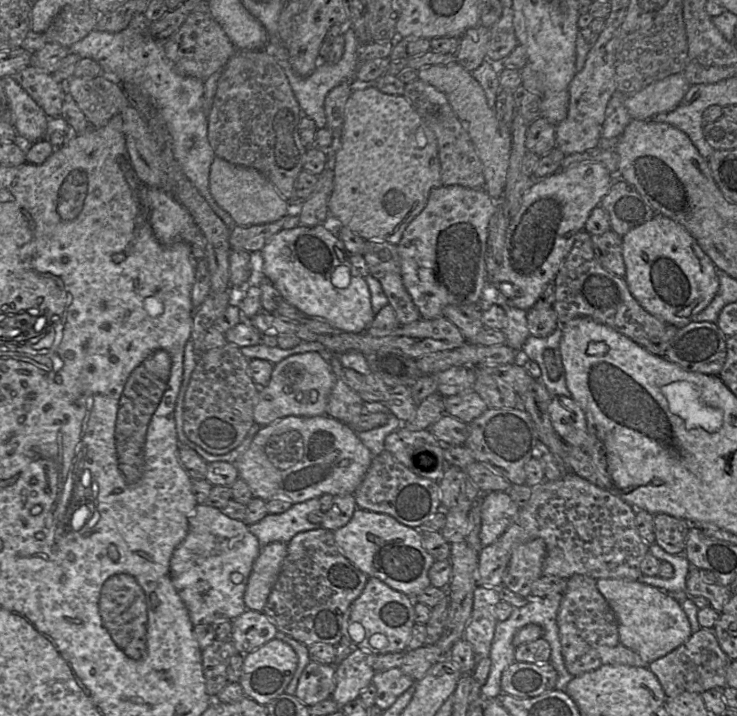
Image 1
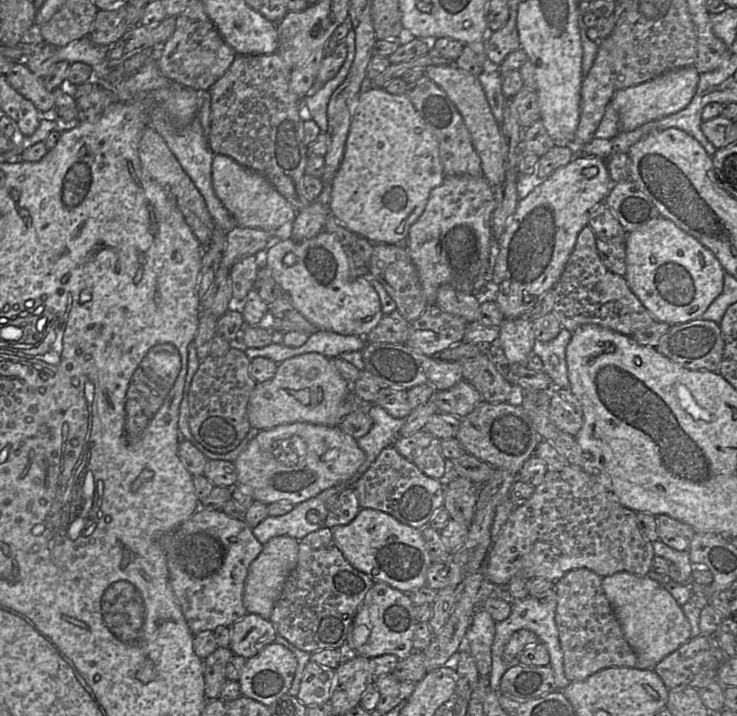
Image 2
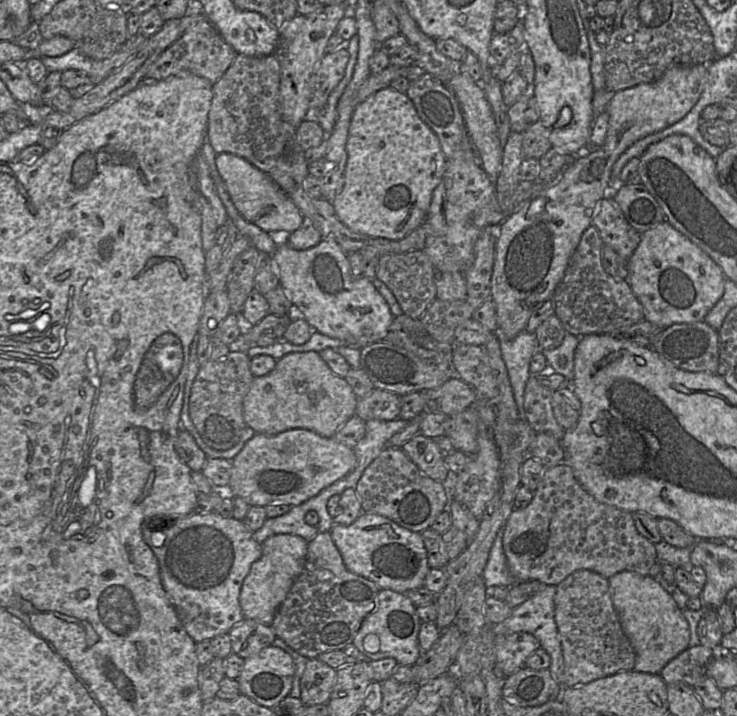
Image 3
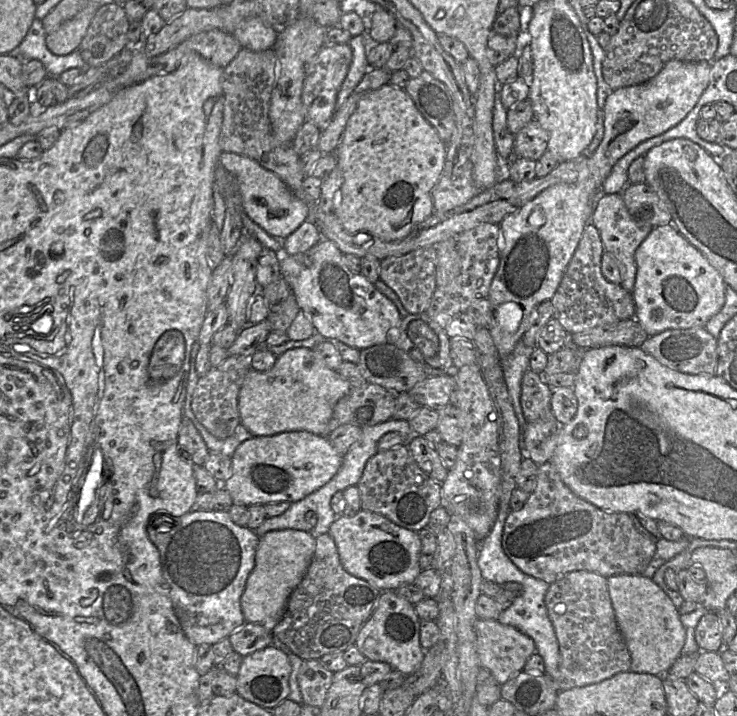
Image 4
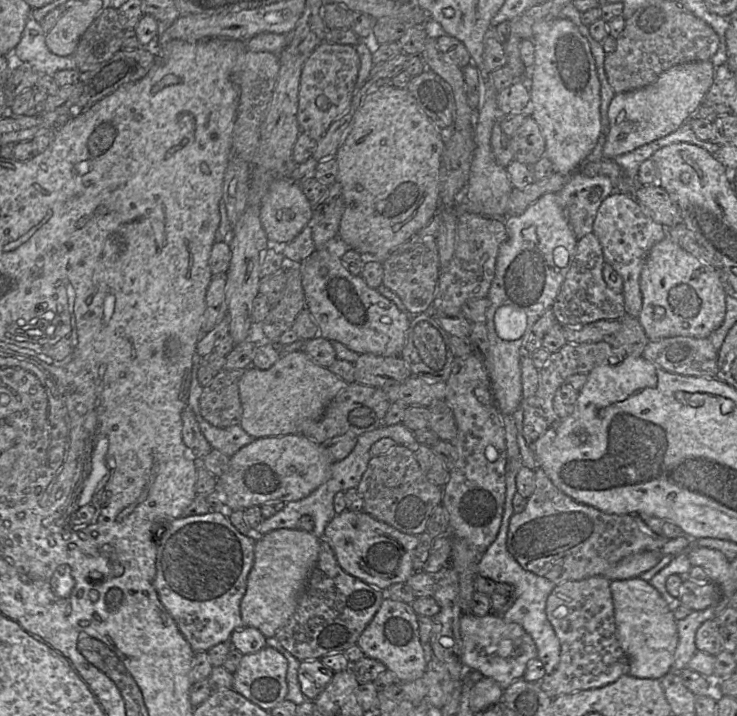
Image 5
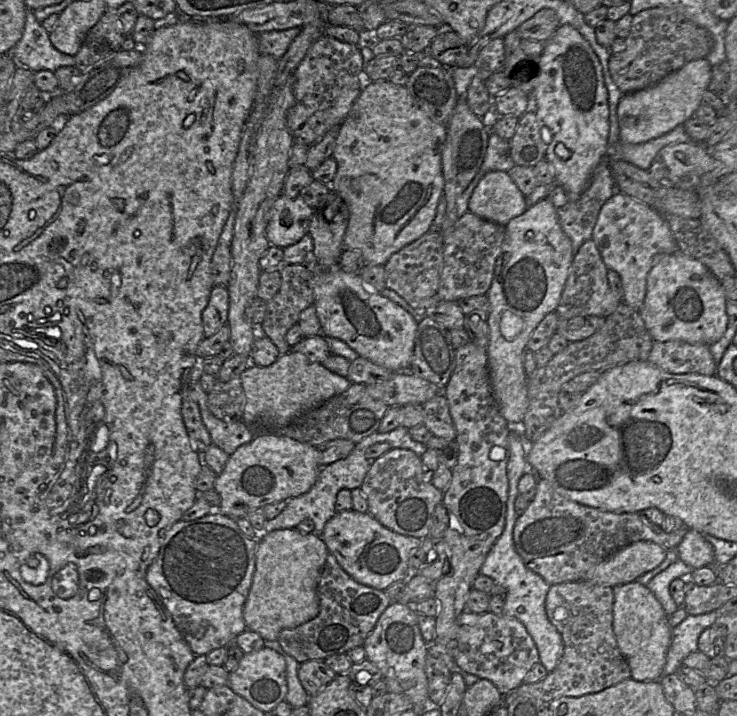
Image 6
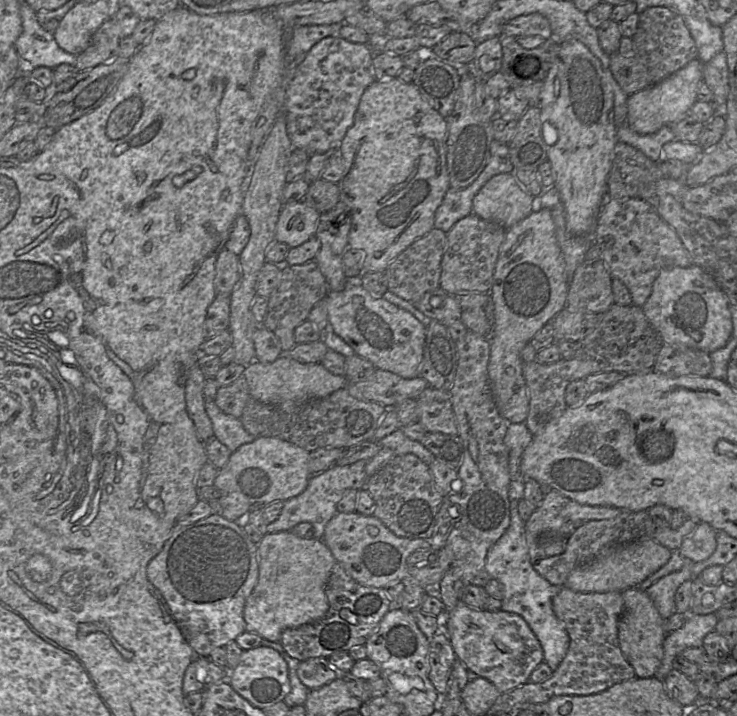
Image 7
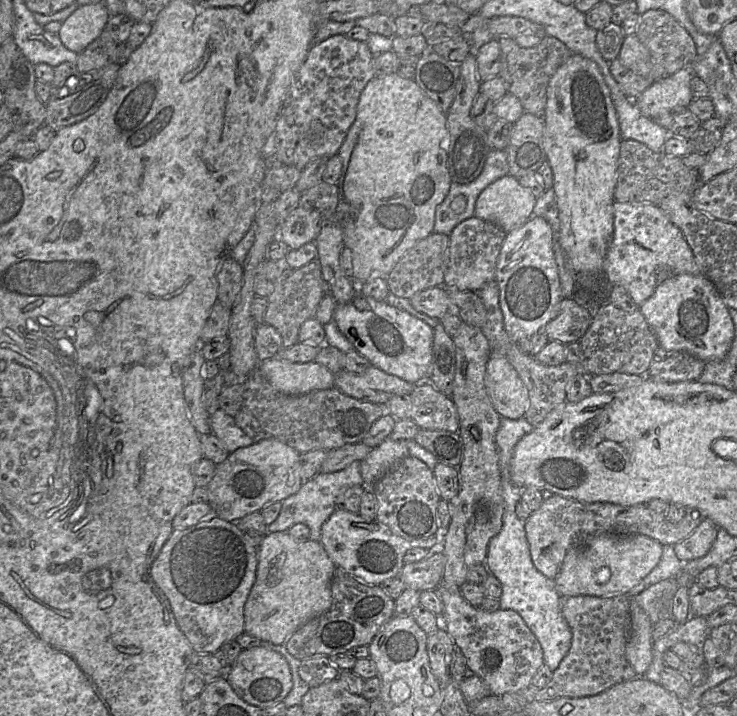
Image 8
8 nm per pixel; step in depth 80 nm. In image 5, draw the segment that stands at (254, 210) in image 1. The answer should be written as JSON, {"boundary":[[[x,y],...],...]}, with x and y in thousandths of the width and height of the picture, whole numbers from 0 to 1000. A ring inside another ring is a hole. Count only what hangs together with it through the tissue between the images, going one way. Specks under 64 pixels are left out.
{"boundary":[[[393,249],[373,250],[353,288],[353,307],[365,339],[395,338],[419,314],[425,291],[407,258]]]}

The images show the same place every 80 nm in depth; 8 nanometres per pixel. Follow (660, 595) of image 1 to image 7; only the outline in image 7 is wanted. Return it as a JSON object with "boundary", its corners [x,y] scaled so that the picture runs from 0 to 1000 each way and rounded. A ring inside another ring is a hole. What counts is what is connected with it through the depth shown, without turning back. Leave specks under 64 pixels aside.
{"boundary":[[[866,820],[852,821],[844,825],[844,835],[845,853],[839,869],[841,906],[851,925],[859,932],[863,946],[886,946],[901,916],[900,898],[905,888],[901,865],[877,825]]]}

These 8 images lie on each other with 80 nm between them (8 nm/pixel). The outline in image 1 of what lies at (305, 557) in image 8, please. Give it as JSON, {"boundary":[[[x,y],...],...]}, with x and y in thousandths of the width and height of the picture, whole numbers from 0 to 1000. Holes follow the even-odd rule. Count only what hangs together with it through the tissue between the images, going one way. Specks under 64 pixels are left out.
{"boundary":[[[369,757],[354,765],[331,828],[334,852],[357,855],[389,775],[389,760]]]}

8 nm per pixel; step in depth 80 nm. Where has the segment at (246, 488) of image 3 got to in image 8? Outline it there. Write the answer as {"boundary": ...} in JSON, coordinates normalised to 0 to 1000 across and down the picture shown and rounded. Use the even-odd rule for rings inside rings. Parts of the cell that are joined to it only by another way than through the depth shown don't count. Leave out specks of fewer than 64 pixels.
{"boundary":[[[365,612],[323,626],[293,649],[290,666],[280,679],[288,716],[311,729],[400,690],[412,672],[407,665],[407,633],[380,615]]]}

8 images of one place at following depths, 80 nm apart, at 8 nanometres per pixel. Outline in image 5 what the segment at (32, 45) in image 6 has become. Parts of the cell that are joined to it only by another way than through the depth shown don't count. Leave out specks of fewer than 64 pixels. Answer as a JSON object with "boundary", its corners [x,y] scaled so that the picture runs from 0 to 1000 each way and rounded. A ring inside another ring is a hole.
{"boundary":[[[43,15],[38,25],[27,59],[20,66],[20,75],[31,88],[38,88],[50,102],[72,106],[76,101],[91,96],[103,96],[103,87],[99,75],[95,78],[79,78],[72,75],[61,59],[61,46],[54,31],[43,24]]]}

